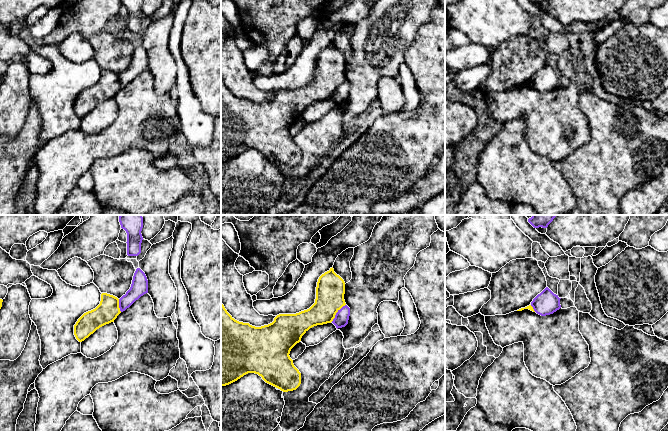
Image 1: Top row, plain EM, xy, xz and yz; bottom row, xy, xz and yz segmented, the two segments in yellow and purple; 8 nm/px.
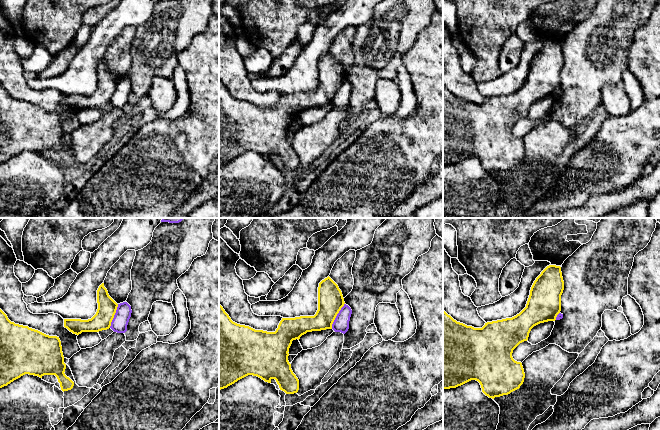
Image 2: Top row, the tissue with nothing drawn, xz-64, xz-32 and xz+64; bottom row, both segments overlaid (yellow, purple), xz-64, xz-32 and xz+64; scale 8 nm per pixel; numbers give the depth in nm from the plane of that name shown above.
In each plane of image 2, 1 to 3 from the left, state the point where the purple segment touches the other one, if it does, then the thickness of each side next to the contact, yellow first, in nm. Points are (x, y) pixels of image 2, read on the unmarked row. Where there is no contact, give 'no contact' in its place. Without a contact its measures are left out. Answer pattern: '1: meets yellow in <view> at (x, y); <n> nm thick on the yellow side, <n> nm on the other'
1: meets yellow in xz-64 at (113, 92); 150 nm thick on the yellow side, 130 nm on the other
2: meets yellow in xz-32 at (336, 91); 200 nm thick on the yellow side, 130 nm on the other
3: meets yellow in xz+64 at (556, 92); 280 nm thick on the yellow side, 50 nm on the other

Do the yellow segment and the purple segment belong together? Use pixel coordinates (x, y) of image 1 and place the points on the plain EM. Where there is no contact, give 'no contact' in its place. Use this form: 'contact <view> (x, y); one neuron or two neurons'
contact xz (336, 88); two neurons

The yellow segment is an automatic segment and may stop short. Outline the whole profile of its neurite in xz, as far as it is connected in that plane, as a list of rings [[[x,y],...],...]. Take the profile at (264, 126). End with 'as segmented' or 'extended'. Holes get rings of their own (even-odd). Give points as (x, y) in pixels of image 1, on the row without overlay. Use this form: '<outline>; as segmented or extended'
[[[333,43],[322,50],[317,58],[315,79],[307,86],[296,90],[279,90],[268,101],[255,103],[249,99],[235,96],[221,78],[221,163],[229,161],[248,149],[255,149],[262,155],[283,168],[296,166],[301,160],[301,149],[294,142],[289,130],[301,117],[302,112],[312,103],[331,99],[336,89],[346,81],[344,76],[345,58],[334,48]]]; as segmented

